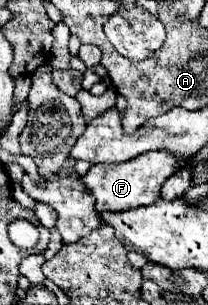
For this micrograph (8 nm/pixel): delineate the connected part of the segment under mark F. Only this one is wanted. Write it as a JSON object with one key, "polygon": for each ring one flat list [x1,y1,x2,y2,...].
{"polygon":[[145,153,143,157,125,161,123,165,93,165,83,177,85,189,95,197,95,211,127,211,133,207,151,205,159,197,159,189,167,177,171,177,179,165,175,165,171,153]]}

